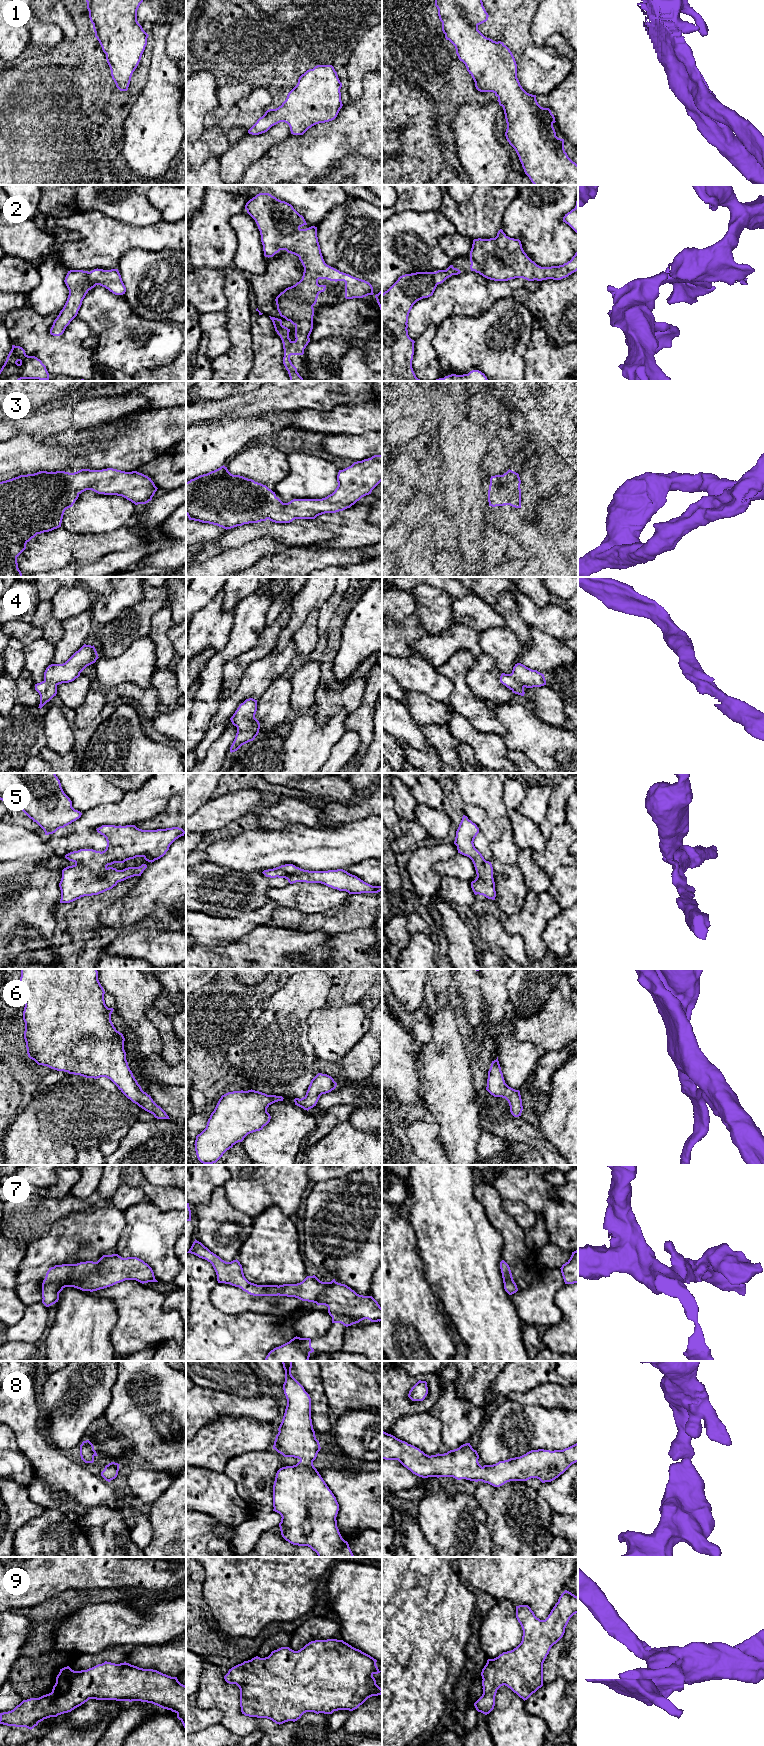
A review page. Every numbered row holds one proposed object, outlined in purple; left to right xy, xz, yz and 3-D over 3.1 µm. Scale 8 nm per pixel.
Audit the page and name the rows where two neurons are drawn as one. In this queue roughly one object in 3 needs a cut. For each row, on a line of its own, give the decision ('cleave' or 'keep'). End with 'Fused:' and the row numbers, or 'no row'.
1: keep
2: keep
3: keep
4: keep
5: keep
6: keep
7: keep
8: keep
9: keep
Fused: no row

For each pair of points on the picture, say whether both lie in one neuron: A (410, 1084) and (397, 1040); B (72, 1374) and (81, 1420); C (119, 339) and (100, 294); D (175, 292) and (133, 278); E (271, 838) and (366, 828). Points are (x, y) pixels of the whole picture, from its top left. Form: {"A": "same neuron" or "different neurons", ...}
{"A": "same neuron", "B": "same neuron", "C": "same neuron", "D": "same neuron", "E": "same neuron"}

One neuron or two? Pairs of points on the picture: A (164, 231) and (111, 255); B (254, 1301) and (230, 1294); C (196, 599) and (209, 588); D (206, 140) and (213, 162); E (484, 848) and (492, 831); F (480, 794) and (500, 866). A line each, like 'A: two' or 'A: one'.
A: one
B: one
C: one
D: two
E: one
F: one

